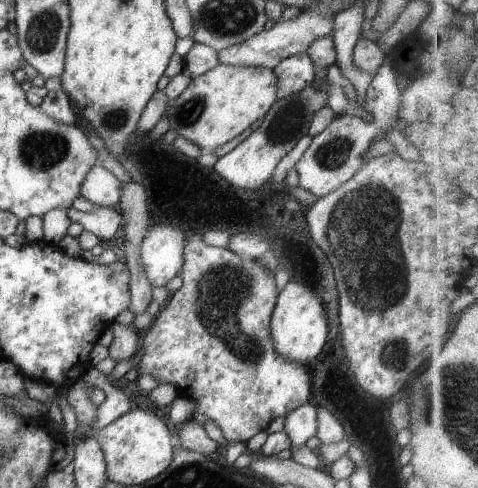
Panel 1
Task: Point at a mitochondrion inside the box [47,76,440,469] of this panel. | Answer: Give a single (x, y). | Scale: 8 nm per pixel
(366, 218)

